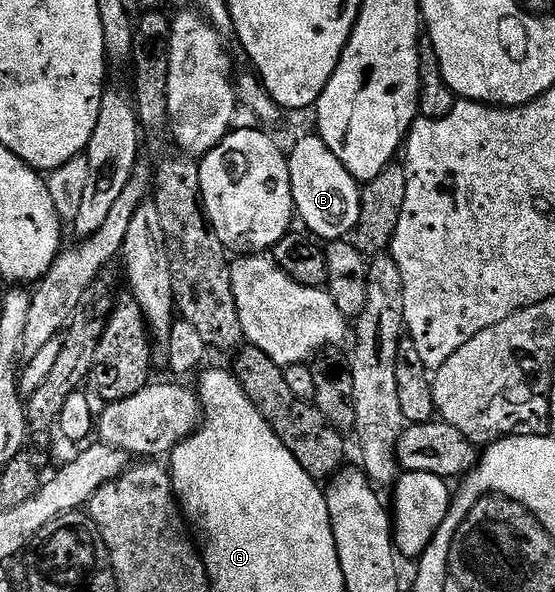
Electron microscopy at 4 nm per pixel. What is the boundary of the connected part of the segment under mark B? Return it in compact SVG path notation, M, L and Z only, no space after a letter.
M316 134L303 137L293 149L288 149L287 159L293 207L299 220L310 228L306 229L325 242L348 237L359 222L362 185L350 174L347 166L343 166L343 162L331 154L329 147Z

